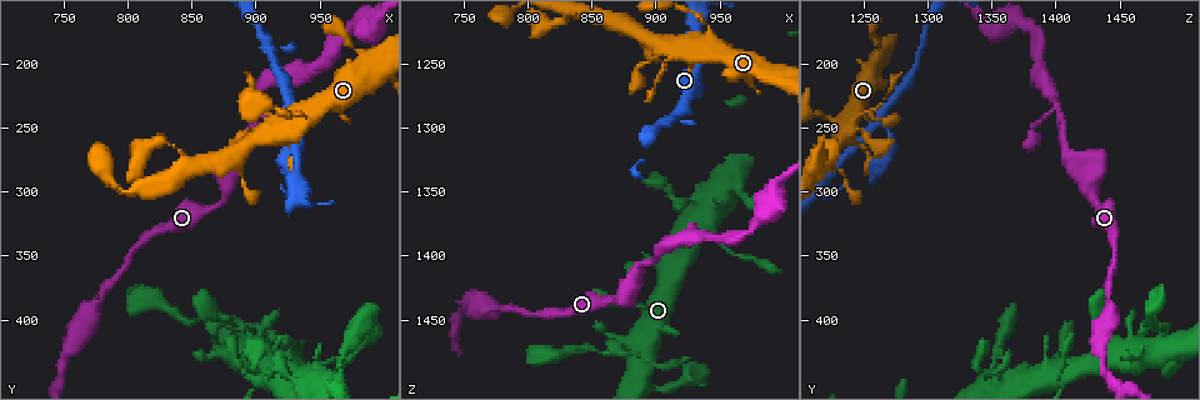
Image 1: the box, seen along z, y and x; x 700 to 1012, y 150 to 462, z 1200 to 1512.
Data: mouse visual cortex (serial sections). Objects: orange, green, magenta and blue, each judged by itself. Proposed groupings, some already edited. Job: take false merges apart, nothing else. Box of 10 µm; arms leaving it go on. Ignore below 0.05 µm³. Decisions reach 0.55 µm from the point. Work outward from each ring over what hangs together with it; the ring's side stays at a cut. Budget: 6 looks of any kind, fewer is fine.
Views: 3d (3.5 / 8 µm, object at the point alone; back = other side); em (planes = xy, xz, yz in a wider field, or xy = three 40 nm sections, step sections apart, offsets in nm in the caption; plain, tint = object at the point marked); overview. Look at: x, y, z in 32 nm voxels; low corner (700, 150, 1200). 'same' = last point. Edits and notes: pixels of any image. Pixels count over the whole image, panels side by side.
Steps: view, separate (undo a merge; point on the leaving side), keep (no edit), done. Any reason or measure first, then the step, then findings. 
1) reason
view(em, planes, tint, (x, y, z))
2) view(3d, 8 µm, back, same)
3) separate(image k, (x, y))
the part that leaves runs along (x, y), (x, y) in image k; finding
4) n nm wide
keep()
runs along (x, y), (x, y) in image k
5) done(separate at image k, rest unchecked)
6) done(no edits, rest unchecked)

sharp bend
view(em, planes, tint, (862, 398, 1476))

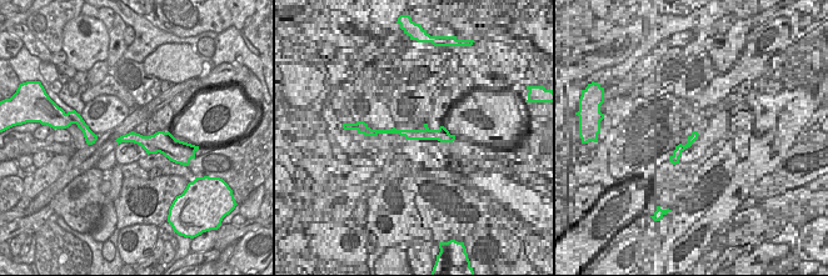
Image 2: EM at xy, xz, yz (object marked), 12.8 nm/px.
view(3d, 3.5 µm, same)

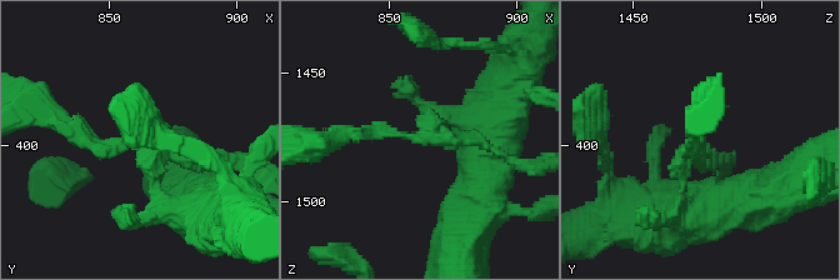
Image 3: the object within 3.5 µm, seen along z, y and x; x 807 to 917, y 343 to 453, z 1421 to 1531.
keep()
runs along (176, 205), (141, 140), (95, 148), (61, 125) in image 3; one cell here

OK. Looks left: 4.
two arms in line, one across
view(3d, 3.5 µm, (902, 234, 1400))

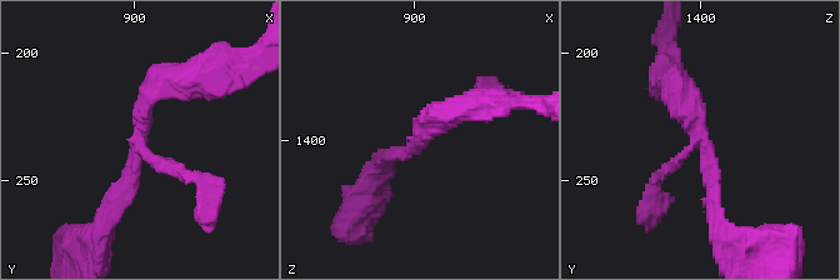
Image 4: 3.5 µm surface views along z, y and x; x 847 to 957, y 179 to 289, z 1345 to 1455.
now the EM
view(em, xy, step 3, tint, (902, 234, 1400))

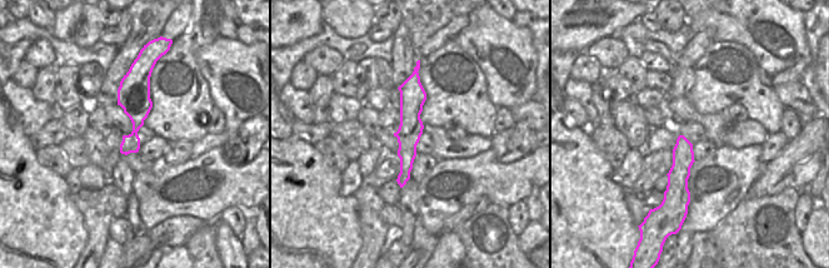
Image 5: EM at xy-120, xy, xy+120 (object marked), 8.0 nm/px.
3 arms
keep()
runs along (108, 214), (150, 91), (178, 80) in image 4; continuous, no second cell

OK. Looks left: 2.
three-way junction
view(3d, 3.5 µm, (928, 244, 1262))

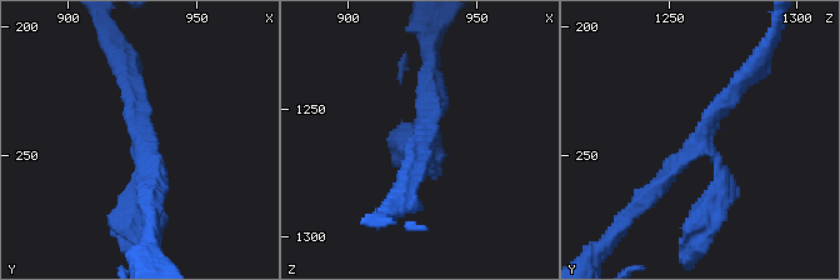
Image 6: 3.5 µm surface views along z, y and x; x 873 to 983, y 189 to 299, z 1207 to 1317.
3 arms; arms of 200, 250, 350 nm
view(em, xy, step 2, tint, (927, 245, 1263))

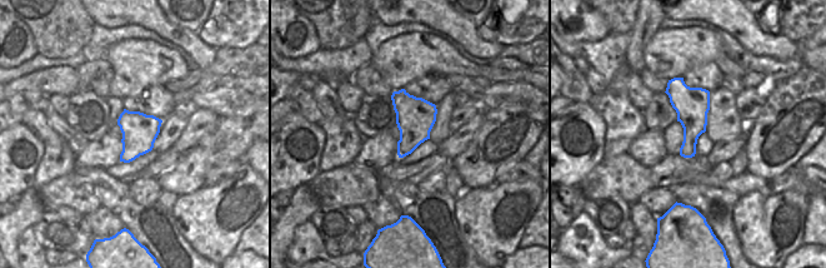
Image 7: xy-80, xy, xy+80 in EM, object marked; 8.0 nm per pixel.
keep()
runs along (705, 215), (721, 165), (703, 143), (645, 196) in image 6; all the same cell

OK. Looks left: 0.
done(no edits, rest unchecked)

